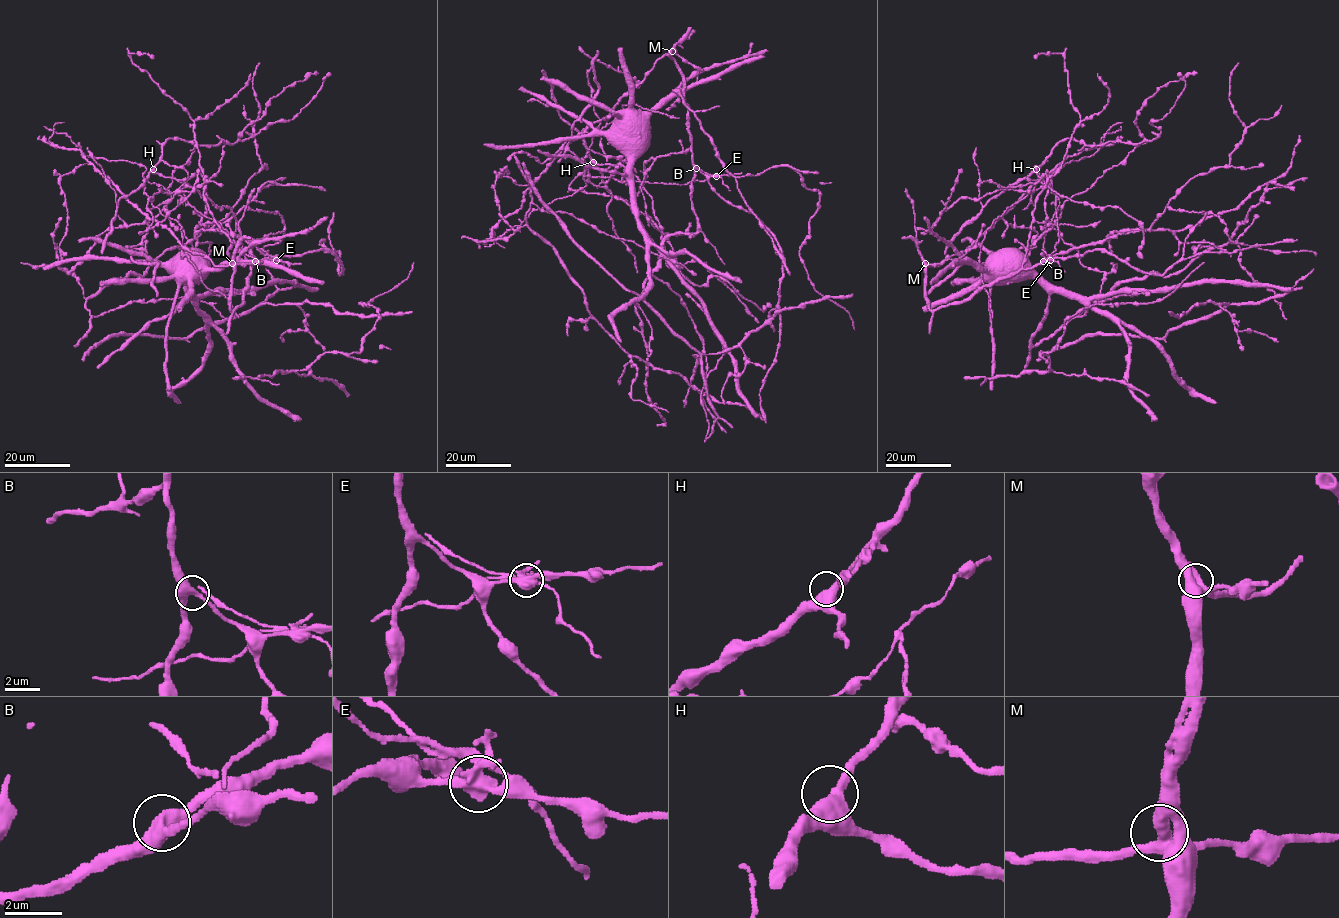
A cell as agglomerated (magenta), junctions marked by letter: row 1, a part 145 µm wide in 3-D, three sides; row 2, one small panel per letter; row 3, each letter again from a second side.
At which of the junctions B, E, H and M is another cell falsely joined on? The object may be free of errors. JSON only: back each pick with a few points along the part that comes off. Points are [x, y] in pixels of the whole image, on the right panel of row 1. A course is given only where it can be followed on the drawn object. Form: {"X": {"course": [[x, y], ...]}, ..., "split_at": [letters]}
{"E": {"course": [[1050, 260], [1059, 238], [1055, 195], [1049, 180], [995, 219], [980, 246], [978, 268], [991, 301], [992, 318]]}, "split_at": ["E"]}

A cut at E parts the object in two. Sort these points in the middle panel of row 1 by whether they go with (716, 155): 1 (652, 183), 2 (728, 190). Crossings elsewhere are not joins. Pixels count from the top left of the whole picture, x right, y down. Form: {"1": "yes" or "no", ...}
{"1": "no", "2": "no"}

